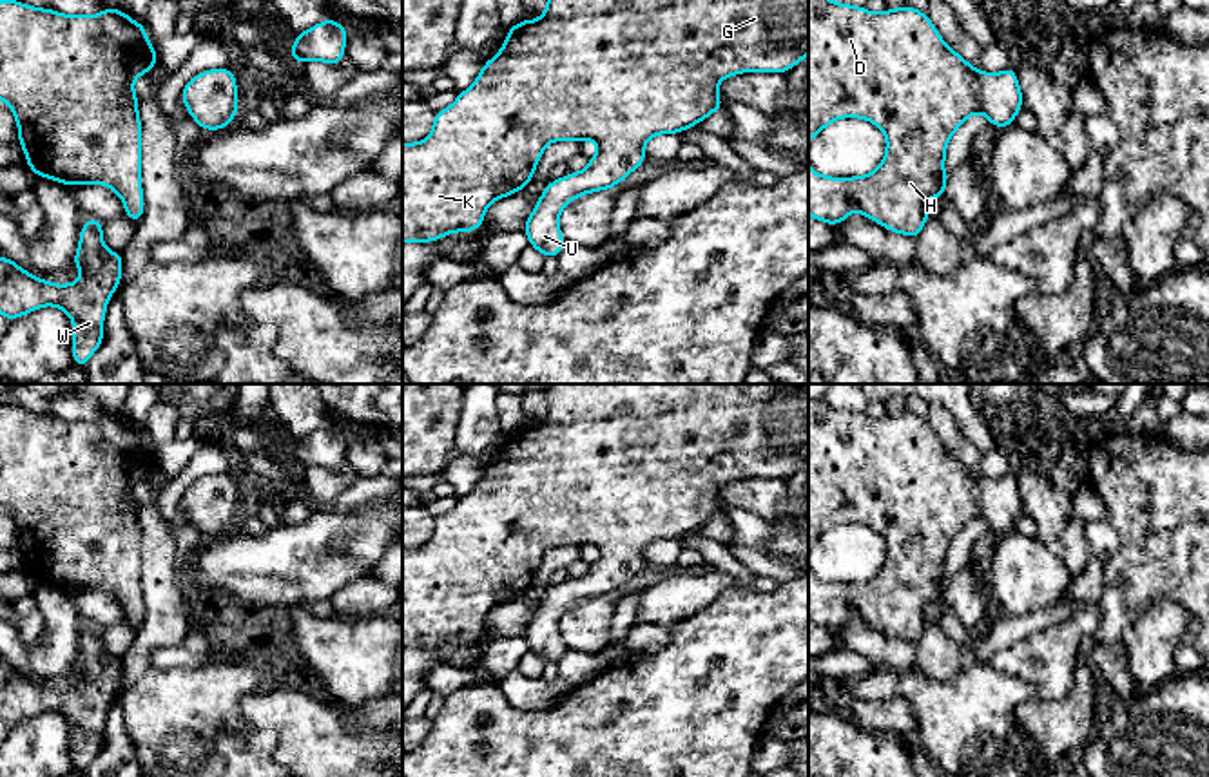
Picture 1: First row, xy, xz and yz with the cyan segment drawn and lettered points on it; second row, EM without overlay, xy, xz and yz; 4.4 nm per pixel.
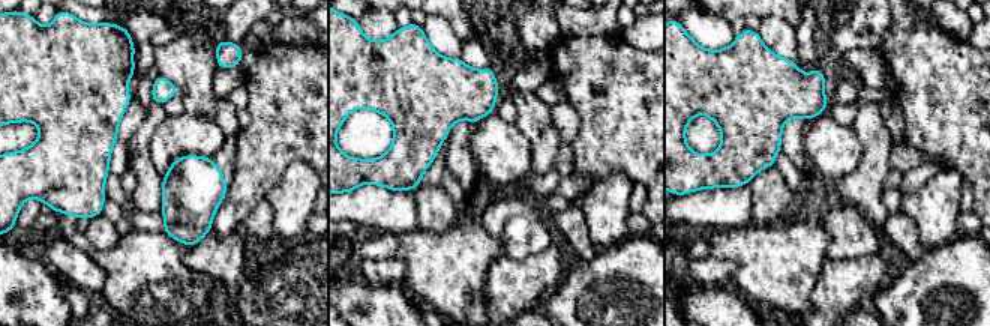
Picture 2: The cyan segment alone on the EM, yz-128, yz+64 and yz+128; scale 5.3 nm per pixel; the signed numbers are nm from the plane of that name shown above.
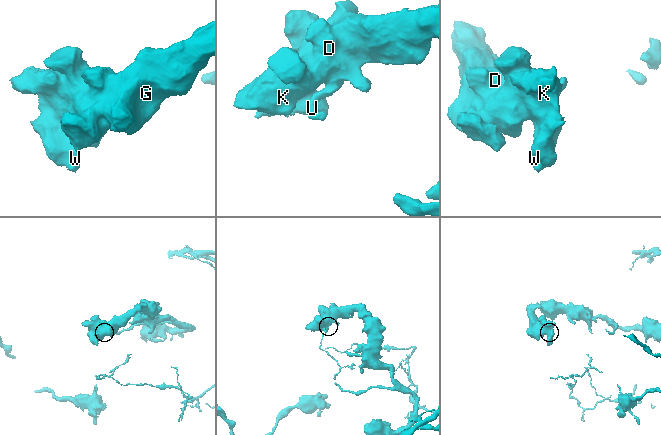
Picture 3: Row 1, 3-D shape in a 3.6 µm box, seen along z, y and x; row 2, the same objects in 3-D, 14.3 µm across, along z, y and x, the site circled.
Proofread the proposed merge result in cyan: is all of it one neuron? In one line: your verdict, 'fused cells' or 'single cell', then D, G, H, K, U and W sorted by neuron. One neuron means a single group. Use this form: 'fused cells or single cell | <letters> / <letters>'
single cell | D G H K U W

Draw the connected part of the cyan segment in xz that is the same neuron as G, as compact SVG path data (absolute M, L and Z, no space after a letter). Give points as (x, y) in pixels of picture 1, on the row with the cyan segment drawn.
M547 0L544 14L537 20L520 20L508 29L502 49L482 65L473 85L457 92L451 107L433 112L433 129L419 143L402 143L402 245L408 241L433 243L455 232L475 232L484 225L486 208L500 197L513 196L526 188L542 158L544 147L551 141L585 141L595 139L598 152L591 156L589 165L580 172L571 172L560 179L549 181L531 216L524 223L529 246L538 250L544 259L558 257L567 245L560 232L558 216L564 206L585 194L611 190L645 161L645 143L656 134L680 134L685 129L703 121L712 112L723 109L718 96L718 83L740 72L788 72L808 54L808 0Z

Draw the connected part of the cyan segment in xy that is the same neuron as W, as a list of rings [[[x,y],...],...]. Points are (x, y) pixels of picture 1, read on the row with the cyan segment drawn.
[[[91,216],[91,219],[80,226],[80,243],[76,255],[69,261],[82,270],[82,277],[71,284],[56,284],[45,279],[31,275],[27,270],[20,268],[7,255],[0,257],[0,313],[7,321],[15,321],[25,313],[31,313],[42,306],[62,308],[71,321],[73,328],[73,359],[74,366],[85,368],[92,353],[103,342],[103,319],[111,295],[118,290],[121,281],[121,252],[109,252],[103,246],[103,223]]]

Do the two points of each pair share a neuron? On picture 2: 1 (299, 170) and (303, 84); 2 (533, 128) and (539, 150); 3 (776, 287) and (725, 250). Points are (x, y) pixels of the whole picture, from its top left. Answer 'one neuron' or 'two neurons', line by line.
1: two neurons
2: one neuron
3: one neuron

